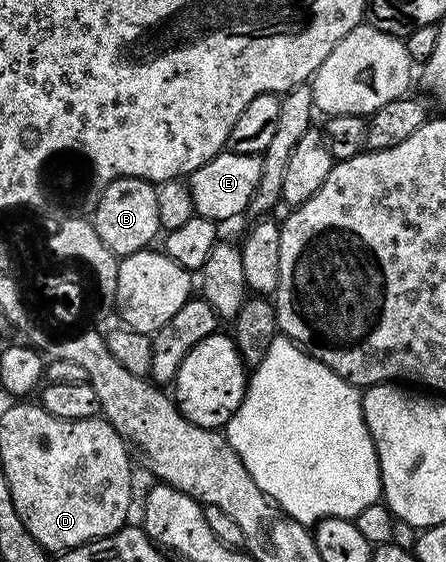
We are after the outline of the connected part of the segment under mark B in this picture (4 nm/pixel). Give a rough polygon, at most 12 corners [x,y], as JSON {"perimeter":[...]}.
{"perimeter":[[111,183],[91,216],[119,257],[162,234],[158,188]]}

